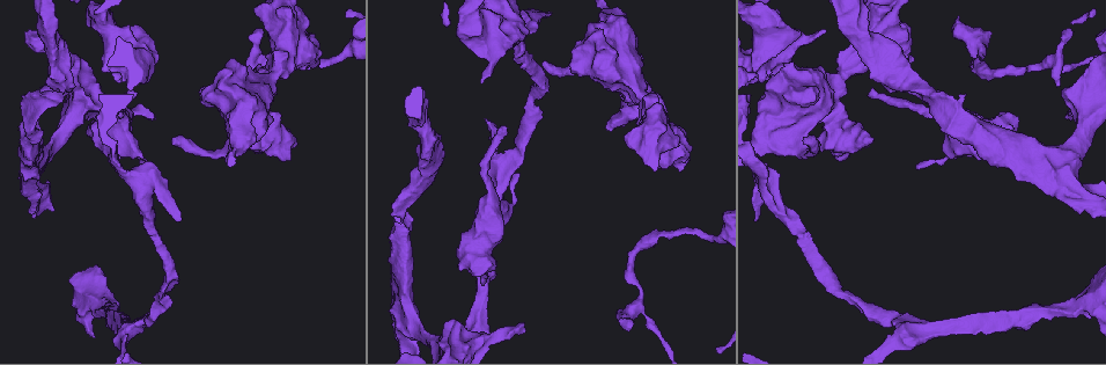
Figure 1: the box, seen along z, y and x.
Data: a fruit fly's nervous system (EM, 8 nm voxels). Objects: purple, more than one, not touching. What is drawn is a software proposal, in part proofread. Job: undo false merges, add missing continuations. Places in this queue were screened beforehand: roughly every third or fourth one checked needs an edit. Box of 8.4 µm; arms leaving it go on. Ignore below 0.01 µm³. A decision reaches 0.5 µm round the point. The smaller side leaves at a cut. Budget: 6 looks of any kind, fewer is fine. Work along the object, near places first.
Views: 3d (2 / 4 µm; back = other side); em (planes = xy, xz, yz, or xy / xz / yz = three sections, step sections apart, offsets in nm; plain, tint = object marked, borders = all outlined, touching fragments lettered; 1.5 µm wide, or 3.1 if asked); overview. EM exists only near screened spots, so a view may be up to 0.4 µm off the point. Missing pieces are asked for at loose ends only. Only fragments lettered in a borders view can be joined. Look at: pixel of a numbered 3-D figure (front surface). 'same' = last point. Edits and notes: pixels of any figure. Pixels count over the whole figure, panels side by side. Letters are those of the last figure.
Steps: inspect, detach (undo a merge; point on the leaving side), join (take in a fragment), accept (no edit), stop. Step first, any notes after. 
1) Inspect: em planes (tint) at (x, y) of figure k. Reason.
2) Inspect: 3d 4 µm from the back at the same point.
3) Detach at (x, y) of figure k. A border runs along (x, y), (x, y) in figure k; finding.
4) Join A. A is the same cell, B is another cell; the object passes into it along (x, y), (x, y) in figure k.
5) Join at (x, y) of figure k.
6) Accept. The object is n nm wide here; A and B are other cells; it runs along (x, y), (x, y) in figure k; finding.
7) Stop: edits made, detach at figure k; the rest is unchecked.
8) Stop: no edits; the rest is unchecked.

Inspect: 3d 4 µm at (548, 14) of figure 1. Free end.

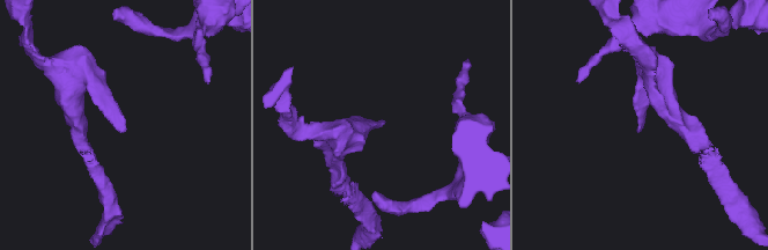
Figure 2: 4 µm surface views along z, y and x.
Inspect: em planes (borders) at (124, 130) of figure 2. Need the tissue.

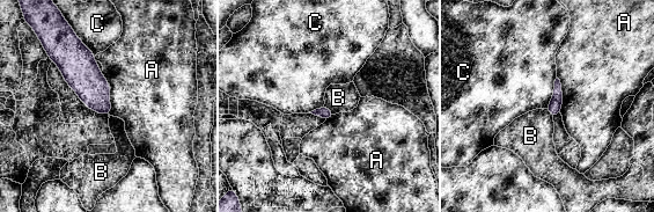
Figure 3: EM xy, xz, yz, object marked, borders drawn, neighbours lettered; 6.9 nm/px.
Accept. A, B and C are other cells; a border runs along (101, 72), (109, 85), (110, 115) in figure 3; none of them fits.

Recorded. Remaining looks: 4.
Inspect: 3d 4 µm at (803, 140) of figure 1. Branch stops here.

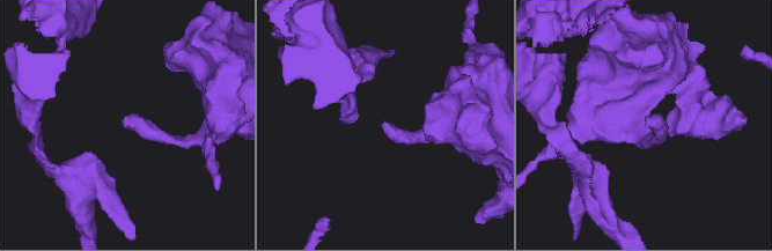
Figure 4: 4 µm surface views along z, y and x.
Inspect: em planes (borders) at (645, 119) of figure 4. Shape alone is not enough.

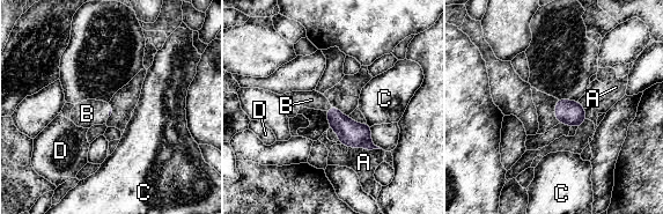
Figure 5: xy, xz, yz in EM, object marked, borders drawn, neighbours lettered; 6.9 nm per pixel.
Join B. The longest contact is with A, 280 nm; B is the same cell, A, C and D are other cells; it goes on there.

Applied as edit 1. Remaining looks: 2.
Inspect: em planes (borders) at (630, 324) of figure 1. Branch stops here.

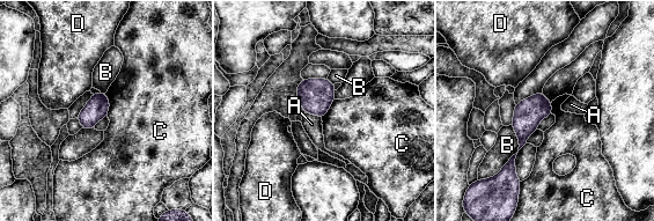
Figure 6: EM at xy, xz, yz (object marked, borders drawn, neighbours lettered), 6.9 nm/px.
Accept. A, B, C and D are other cells; a border runs along (104, 93), (109, 101), (108, 116) in figure 6; no lettered fragment goes on from it.

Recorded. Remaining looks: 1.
Stop: edits made, join at figure 5; the rest is unchecked.

